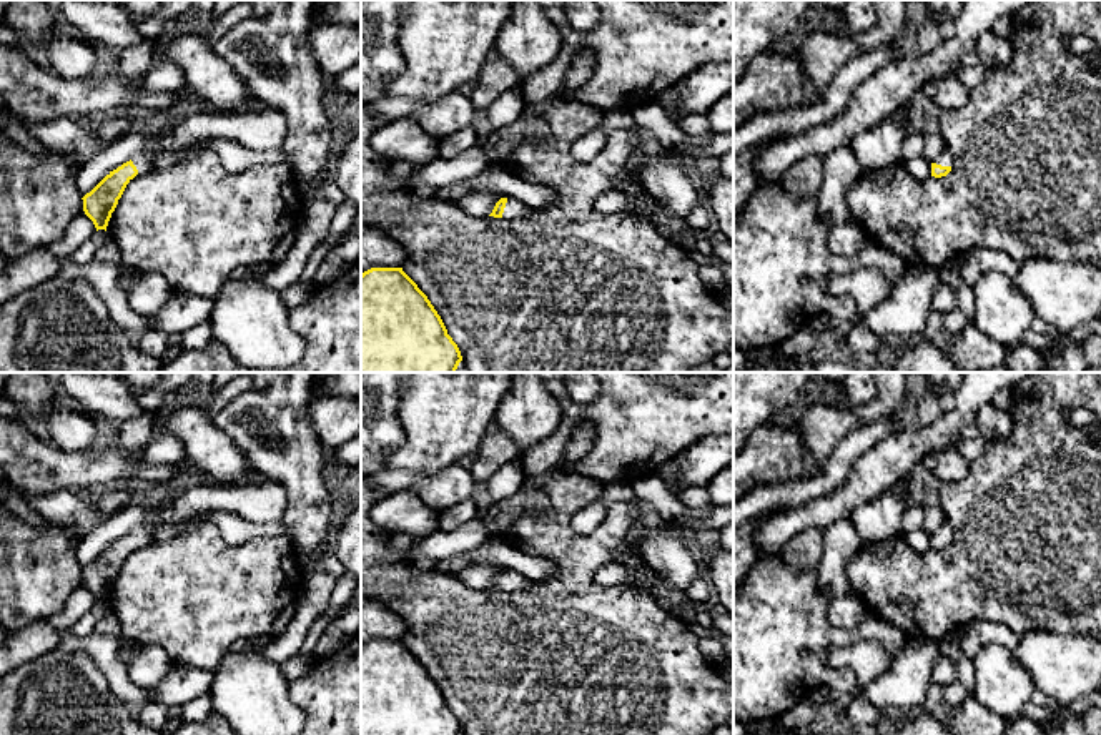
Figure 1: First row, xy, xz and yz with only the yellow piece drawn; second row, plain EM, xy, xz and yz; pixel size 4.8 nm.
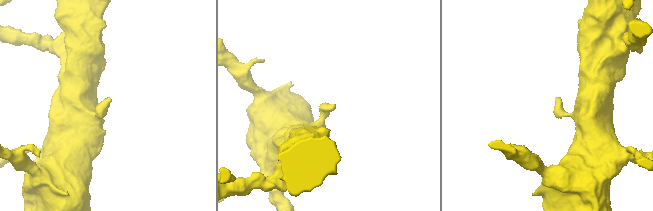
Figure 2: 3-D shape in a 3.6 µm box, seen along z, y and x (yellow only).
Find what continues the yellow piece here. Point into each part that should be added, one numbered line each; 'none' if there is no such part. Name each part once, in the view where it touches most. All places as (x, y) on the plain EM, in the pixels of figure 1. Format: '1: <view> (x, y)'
1: xz (514, 581)

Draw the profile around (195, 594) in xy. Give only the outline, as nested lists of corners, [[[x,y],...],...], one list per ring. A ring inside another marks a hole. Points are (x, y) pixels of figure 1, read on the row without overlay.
[[[205,522],[130,552],[106,605],[131,642],[160,645],[173,665],[213,672],[236,639],[254,640],[273,632],[279,612],[296,602],[303,579],[299,555],[288,535],[231,545],[218,525]]]

